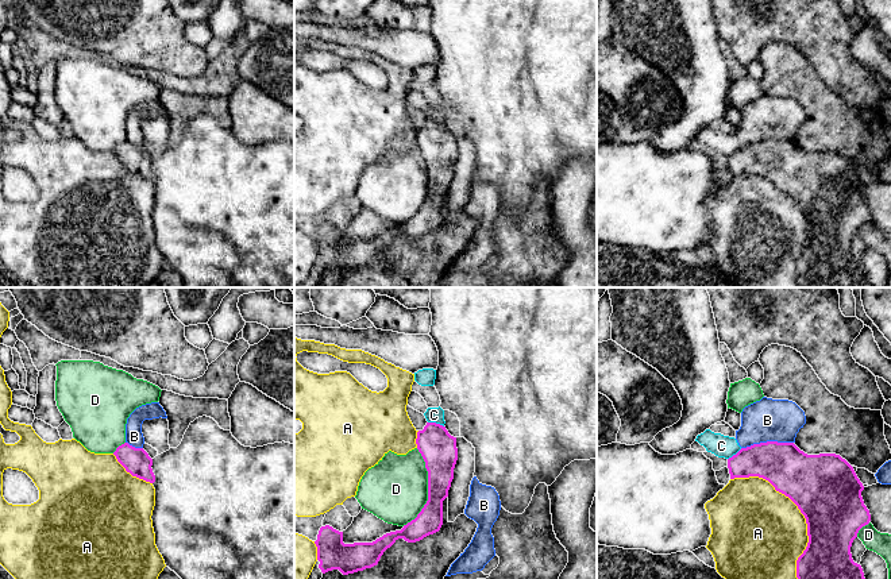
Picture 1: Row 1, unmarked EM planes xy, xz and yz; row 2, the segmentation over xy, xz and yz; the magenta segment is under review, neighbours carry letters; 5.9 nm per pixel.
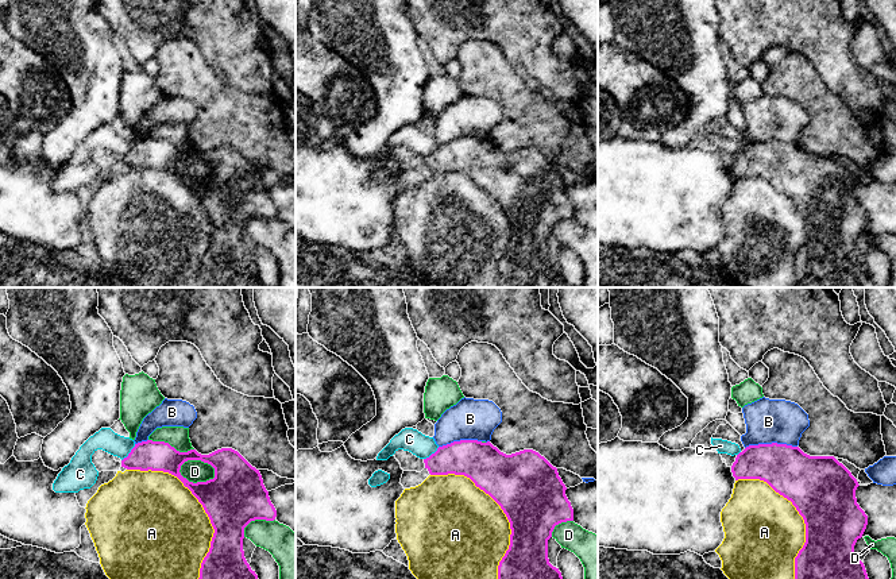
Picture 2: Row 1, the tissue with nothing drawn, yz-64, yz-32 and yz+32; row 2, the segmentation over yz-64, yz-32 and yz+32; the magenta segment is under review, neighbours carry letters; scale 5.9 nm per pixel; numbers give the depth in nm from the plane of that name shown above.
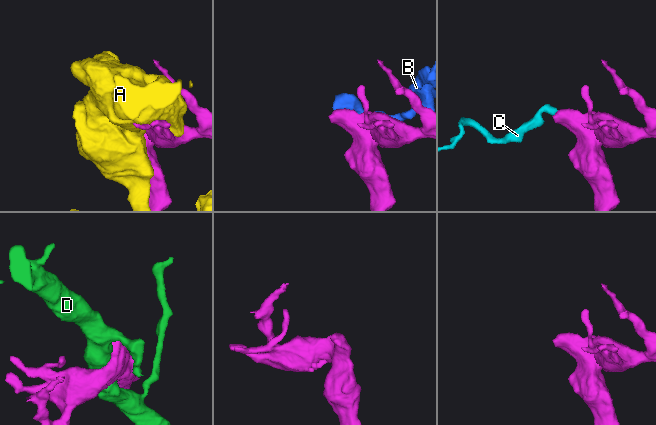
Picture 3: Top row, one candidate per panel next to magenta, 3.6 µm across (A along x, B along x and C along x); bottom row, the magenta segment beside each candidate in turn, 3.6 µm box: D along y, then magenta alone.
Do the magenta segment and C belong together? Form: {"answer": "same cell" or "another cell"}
{"answer": "another cell"}

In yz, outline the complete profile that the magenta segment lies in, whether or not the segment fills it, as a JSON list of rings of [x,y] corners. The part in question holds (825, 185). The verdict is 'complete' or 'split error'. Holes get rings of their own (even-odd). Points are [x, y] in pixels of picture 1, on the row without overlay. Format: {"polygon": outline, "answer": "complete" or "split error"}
{"polygon": [[[767,139],[741,146],[728,157],[730,177],[759,174],[788,194],[806,216],[809,240],[796,258],[798,287],[873,287],[850,251],[859,228],[871,212],[864,202],[863,181],[853,165],[836,151],[807,153],[794,140]]], "answer": "complete"}

